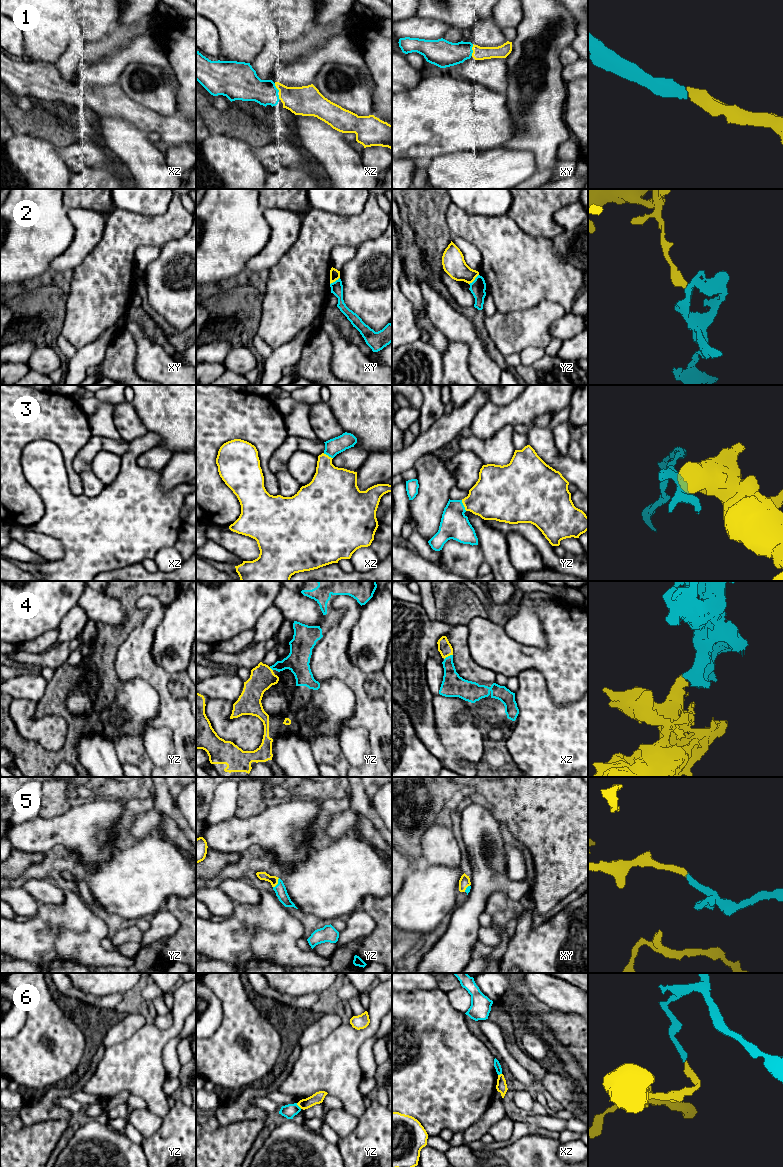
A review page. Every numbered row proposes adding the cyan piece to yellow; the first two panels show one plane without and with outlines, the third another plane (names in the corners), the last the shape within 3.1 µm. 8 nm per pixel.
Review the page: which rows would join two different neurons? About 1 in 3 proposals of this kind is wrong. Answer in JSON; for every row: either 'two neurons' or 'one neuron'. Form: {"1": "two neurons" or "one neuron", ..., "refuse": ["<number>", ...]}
{"1": "one neuron", "2": "two neurons", "3": "one neuron", "4": "one neuron", "5": "one neuron", "6": "two neurons", "refuse": ["2", "6"]}

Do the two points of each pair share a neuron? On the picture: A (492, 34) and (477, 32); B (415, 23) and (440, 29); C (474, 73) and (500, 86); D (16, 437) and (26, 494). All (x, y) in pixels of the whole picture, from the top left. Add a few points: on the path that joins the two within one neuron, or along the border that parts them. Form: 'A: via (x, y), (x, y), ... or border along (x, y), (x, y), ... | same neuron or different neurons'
A: via (488, 34), (481, 32) | same neuron
B: via (421, 28), (434, 29) | same neuron
C: via (480, 73), (487, 73), (494, 80) | same neuron
D: via (12, 451), (12, 480) | same neuron

